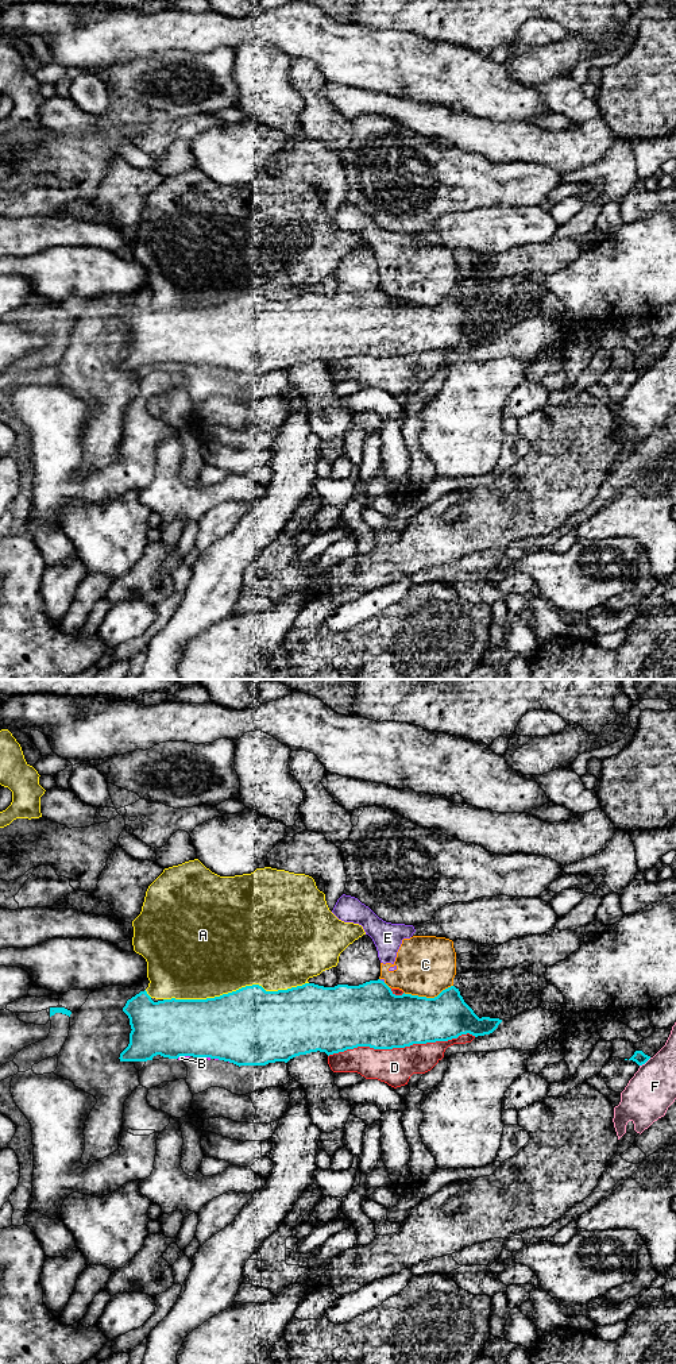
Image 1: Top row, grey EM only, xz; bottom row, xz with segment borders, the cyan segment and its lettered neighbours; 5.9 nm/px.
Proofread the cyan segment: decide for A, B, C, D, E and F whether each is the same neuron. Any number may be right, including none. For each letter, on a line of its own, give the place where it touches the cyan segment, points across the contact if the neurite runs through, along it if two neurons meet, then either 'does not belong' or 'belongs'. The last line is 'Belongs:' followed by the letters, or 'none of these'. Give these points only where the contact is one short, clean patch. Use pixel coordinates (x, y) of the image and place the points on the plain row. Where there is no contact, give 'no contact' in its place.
A: meets cyan in xz at (236, 299); does not belong
B: meets cyan in xz at (182, 363); belongs
C: meets cyan in xz at (428, 307); border along xz (452, 293), (433, 305), (404, 301); does not belong
D: meets cyan in xz at (401, 355); does not belong
E: meets cyan in xz at (382, 289); border along xz (379, 288), (383, 291); does not belong
F: meets cyan in xz at (645, 370); does not belong
Belongs: B

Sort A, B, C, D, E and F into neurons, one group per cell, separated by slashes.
A / B / C E / D / F

